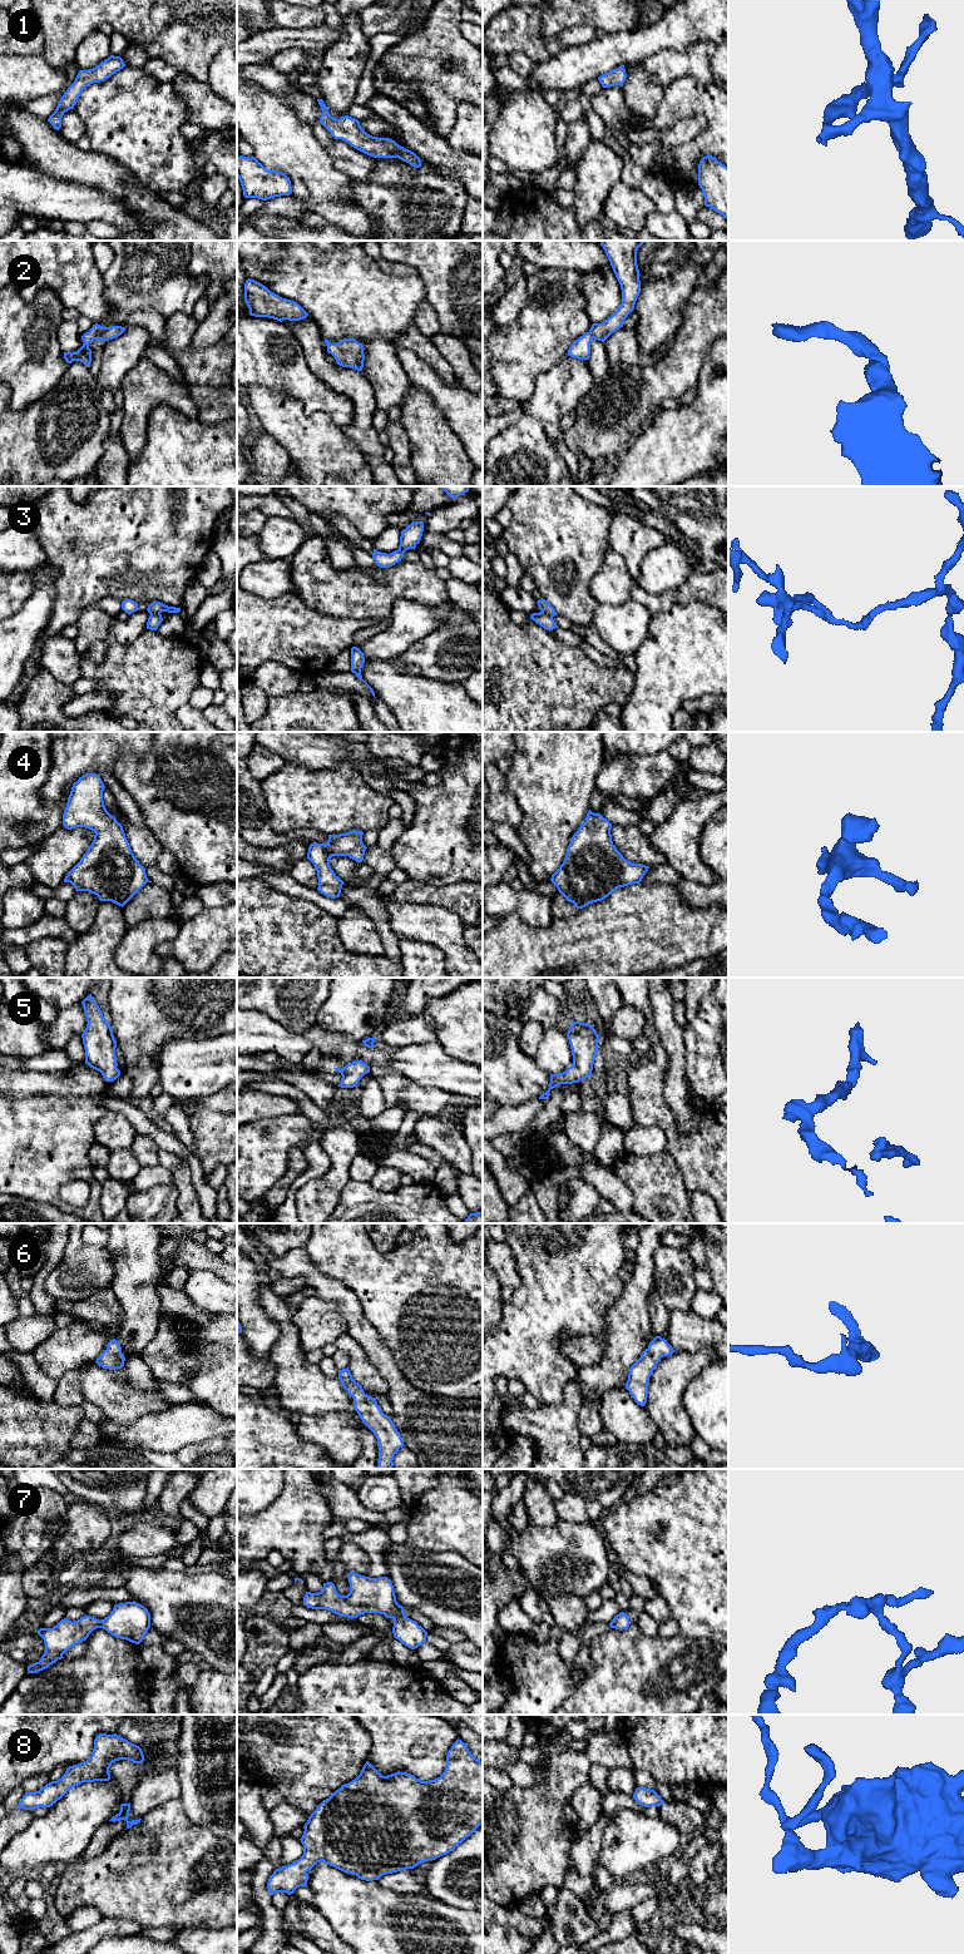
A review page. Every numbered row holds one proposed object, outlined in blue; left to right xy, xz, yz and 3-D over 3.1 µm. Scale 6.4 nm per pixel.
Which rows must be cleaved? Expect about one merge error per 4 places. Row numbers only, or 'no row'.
3

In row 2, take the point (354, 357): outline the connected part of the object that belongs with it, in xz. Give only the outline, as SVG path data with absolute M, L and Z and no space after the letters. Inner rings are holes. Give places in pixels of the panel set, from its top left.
M325 338L325 343L327 345L327 352L335 357L337 365L362 371L365 361L362 343L355 338L343 338L337 343L331 343Z

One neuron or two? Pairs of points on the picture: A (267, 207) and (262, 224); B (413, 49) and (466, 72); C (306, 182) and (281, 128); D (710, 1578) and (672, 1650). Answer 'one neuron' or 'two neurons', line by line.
A: two neurons
B: one neuron
C: one neuron
D: two neurons

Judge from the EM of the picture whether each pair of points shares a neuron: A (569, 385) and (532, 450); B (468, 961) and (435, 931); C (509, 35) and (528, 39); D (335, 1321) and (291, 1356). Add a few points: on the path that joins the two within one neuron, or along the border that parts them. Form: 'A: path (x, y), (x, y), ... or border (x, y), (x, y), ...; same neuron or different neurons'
A: path (553, 401), (532, 423), (532, 434); same neuron
B: path (460, 954), (443, 936); same neuron
C: path (514, 35), (523, 35); same neuron
D: border (291, 1320), (297, 1329), (298, 1345), (305, 1353); different neurons

